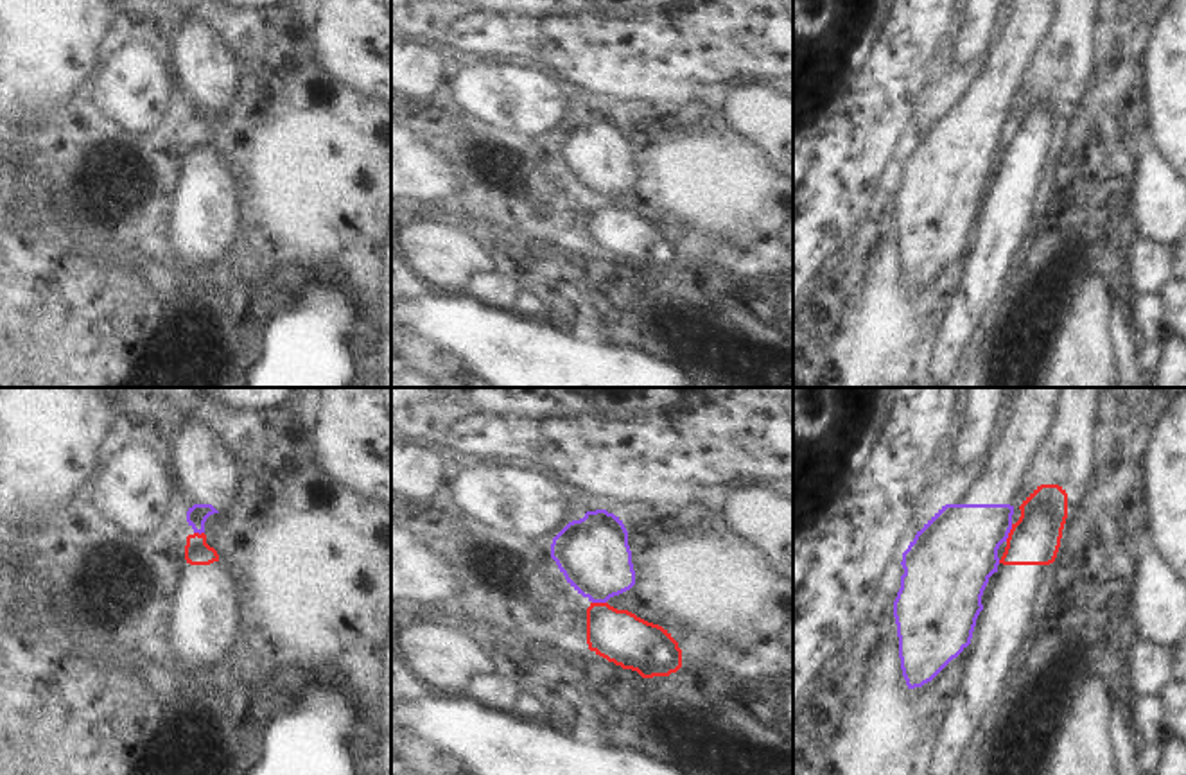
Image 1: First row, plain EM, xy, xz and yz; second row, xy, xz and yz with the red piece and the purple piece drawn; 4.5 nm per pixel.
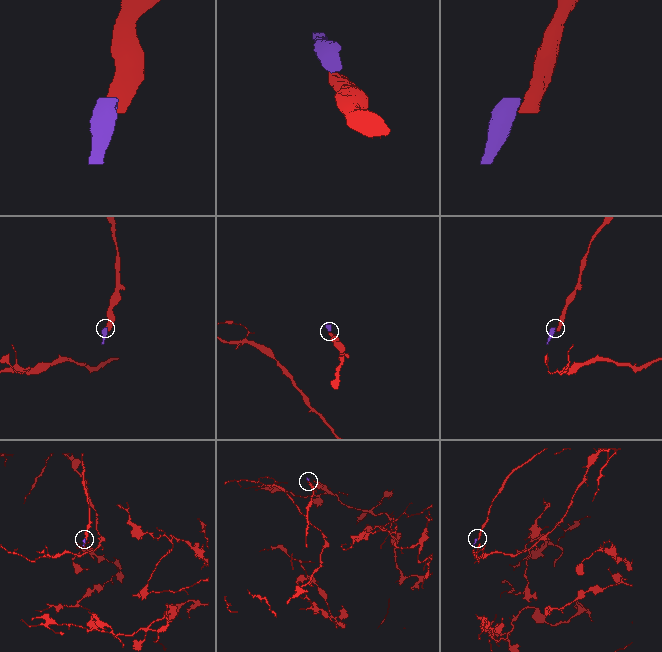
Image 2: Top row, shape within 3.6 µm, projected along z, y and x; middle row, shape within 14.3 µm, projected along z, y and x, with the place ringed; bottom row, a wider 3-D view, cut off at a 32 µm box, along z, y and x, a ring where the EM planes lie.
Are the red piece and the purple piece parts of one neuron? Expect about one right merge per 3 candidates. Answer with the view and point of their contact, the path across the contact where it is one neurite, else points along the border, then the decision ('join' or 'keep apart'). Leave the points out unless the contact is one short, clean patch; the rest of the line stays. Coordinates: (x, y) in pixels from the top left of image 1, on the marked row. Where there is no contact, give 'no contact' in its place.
meets red in yz at (1009, 533); border along yz (1012, 524), (1005, 540); keep apart

